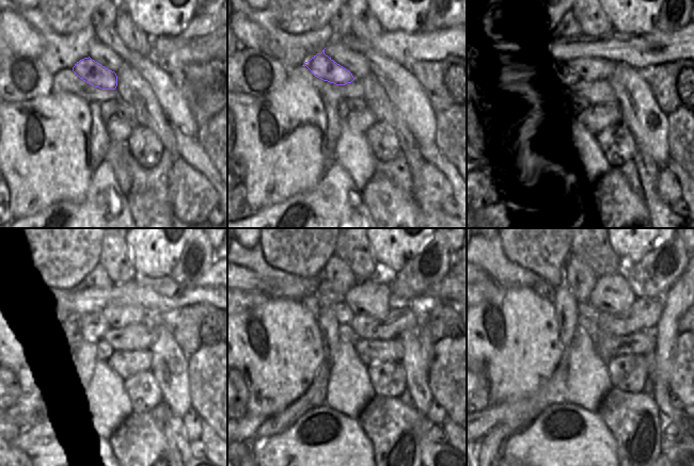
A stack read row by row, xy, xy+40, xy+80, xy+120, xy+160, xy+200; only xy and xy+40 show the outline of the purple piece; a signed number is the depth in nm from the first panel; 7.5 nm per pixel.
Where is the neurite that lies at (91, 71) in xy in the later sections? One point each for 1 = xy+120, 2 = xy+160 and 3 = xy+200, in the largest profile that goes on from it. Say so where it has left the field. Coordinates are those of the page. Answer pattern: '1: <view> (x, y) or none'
1: xy+120 (88, 304)
2: xy+160 (325, 293)
3: xy+200 (586, 316)

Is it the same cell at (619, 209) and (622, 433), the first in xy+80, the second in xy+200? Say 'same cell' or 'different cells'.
same cell

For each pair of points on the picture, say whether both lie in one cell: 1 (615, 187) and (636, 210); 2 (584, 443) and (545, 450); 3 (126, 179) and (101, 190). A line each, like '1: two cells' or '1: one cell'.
1: one cell
2: one cell
3: two cells

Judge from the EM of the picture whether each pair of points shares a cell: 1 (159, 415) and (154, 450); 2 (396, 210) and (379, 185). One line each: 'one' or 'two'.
1: two
2: one

